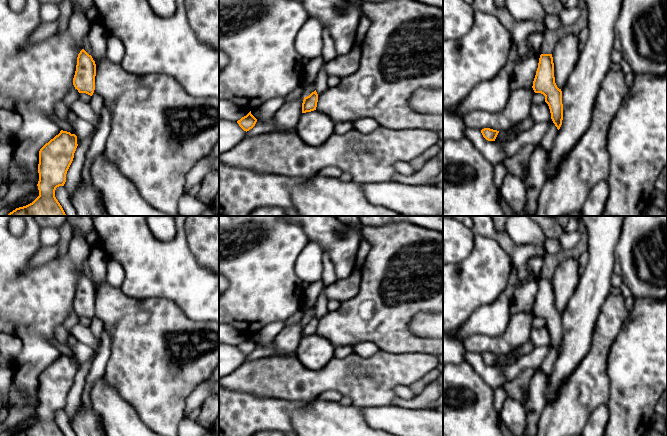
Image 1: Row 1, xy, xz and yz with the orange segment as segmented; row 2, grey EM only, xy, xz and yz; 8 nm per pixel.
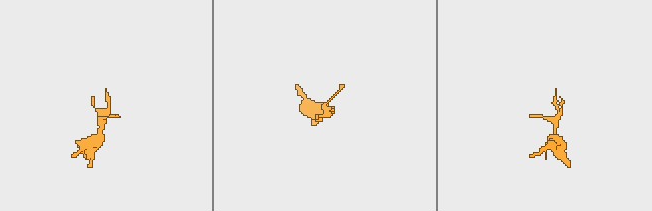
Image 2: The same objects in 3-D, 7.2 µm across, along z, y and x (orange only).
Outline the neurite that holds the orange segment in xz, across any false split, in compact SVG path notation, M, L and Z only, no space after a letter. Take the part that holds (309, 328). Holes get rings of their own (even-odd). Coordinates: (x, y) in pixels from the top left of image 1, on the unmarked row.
M315 314L309 320L304 321L304 324L302 327L302 337L316 334L317 326L318 326L318 318Z

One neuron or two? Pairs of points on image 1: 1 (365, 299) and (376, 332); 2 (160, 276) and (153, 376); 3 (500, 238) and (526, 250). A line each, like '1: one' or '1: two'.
1: one
2: two
3: one

